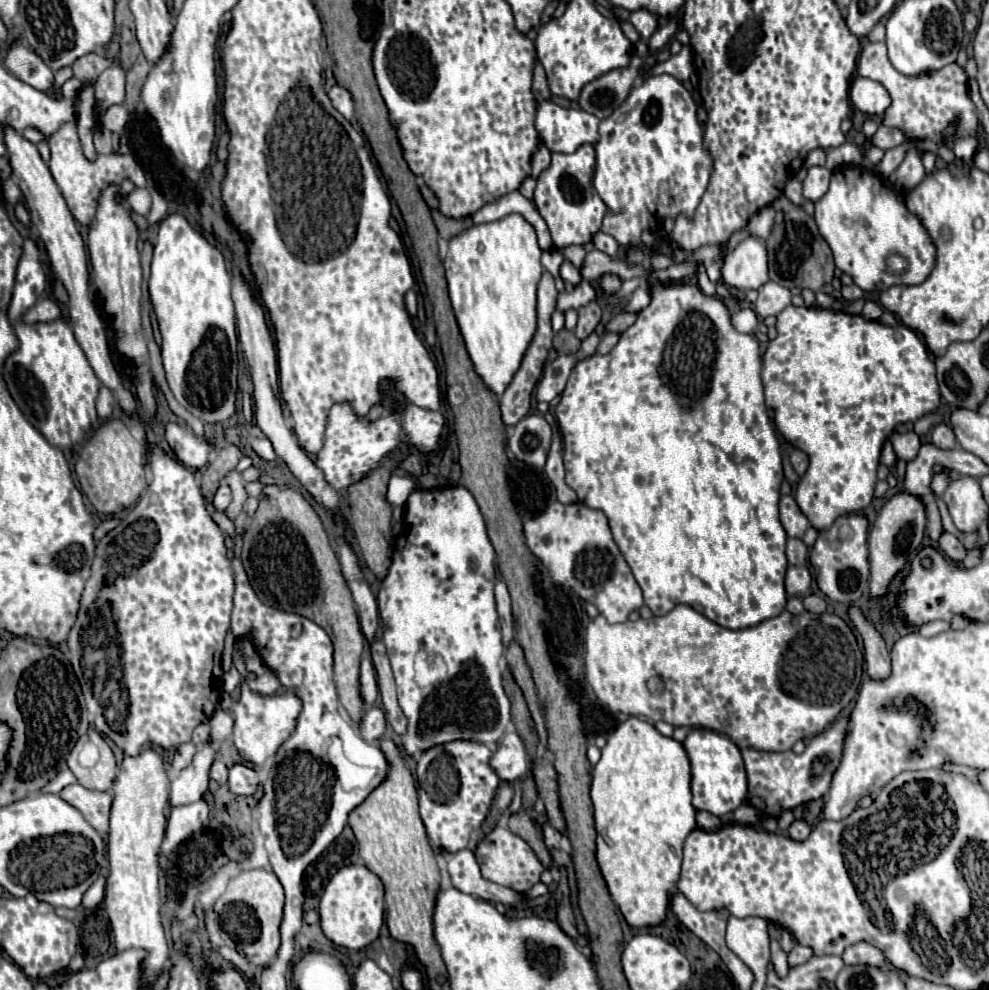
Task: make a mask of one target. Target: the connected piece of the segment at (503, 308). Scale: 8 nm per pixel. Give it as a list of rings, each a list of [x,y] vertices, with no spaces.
[[[510,214],[492,224],[472,226],[470,230],[464,230],[450,240],[444,268],[452,308],[468,356],[474,364],[474,372],[496,396],[502,396],[504,388],[512,382],[512,376],[516,374],[516,368],[520,368],[520,360],[524,358],[524,352],[536,332],[536,286],[542,276],[540,254],[542,250],[538,246],[534,228],[520,214]]]

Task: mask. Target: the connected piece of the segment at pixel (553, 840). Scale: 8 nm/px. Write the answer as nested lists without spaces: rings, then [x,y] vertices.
[[[544,824],[542,830],[544,830],[544,844],[546,844],[548,848],[558,848],[562,834],[560,834],[556,828],[552,828],[550,824]]]

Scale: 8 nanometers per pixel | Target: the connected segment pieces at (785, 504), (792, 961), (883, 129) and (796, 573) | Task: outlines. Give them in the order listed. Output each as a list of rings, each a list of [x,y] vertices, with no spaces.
[[[792,496],[780,498],[780,522],[790,538],[802,538],[810,526]]]
[[[796,944],[796,946],[790,950],[790,954],[788,954],[788,966],[790,966],[790,968],[800,966],[800,964],[808,962],[810,958],[812,958],[812,950],[806,948],[806,946],[798,946],[798,944]]]
[[[880,126],[876,130],[876,134],[870,138],[872,146],[878,146],[882,150],[890,150],[894,146],[900,146],[904,142],[904,134],[896,128],[888,128],[888,126]]]
[[[788,566],[786,578],[784,578],[788,596],[802,596],[802,594],[806,594],[810,590],[810,582],[812,582],[812,576],[810,576],[806,566]]]

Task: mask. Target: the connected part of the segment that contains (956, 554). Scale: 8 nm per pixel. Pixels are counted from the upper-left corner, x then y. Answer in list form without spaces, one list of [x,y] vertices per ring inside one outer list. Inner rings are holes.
[[[942,532],[942,536],[938,538],[938,550],[944,554],[944,556],[948,556],[950,560],[954,560],[954,562],[960,562],[960,560],[964,560],[964,556],[966,556],[966,548],[960,544],[960,540],[954,536],[954,534],[950,534],[950,532]]]

